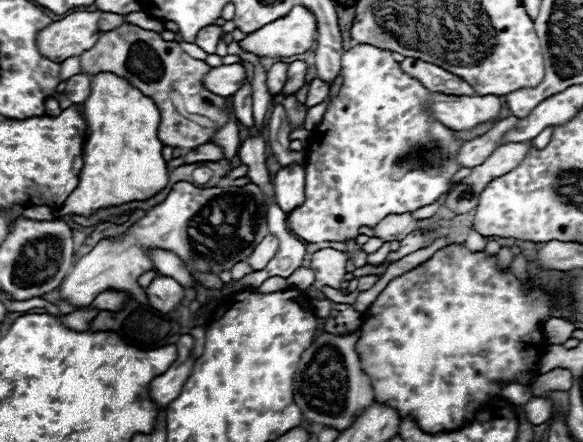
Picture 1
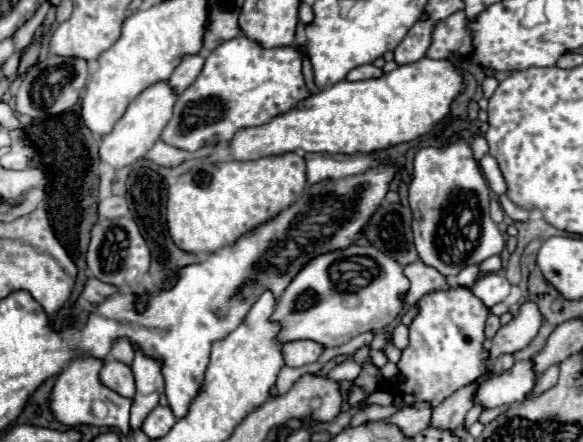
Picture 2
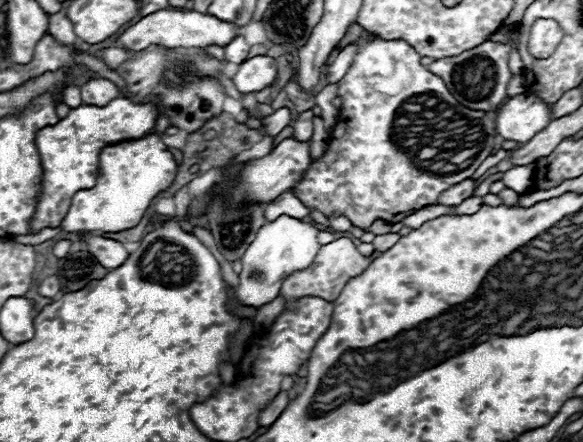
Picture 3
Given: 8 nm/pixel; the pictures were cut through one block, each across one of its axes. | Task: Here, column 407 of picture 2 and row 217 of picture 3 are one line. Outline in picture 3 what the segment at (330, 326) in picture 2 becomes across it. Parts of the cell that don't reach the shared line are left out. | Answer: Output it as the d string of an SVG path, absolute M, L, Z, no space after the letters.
M278 216L274 222L266 222L242 256L244 268L240 272L236 298L246 306L256 308L272 302L278 296L284 278L292 272L300 272L300 268L308 268L308 264L316 258L316 252L322 248L318 242L318 232L320 230L314 222L304 222L290 216Z

